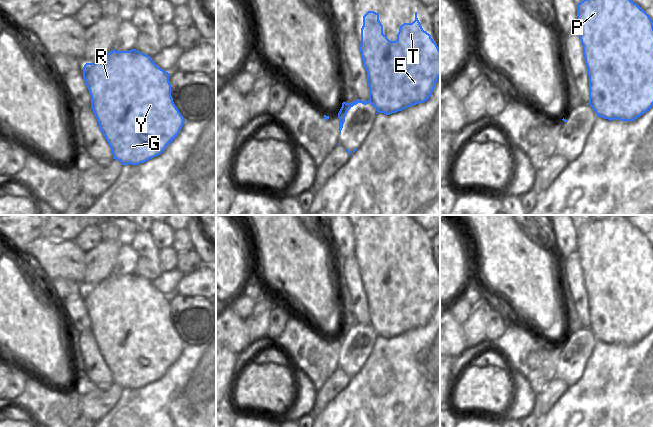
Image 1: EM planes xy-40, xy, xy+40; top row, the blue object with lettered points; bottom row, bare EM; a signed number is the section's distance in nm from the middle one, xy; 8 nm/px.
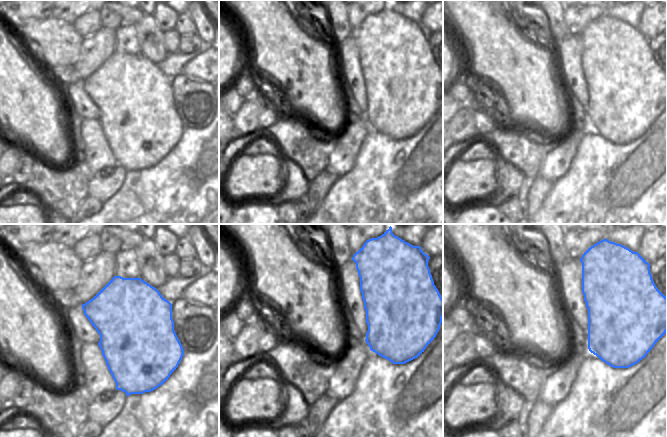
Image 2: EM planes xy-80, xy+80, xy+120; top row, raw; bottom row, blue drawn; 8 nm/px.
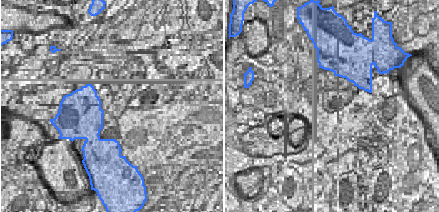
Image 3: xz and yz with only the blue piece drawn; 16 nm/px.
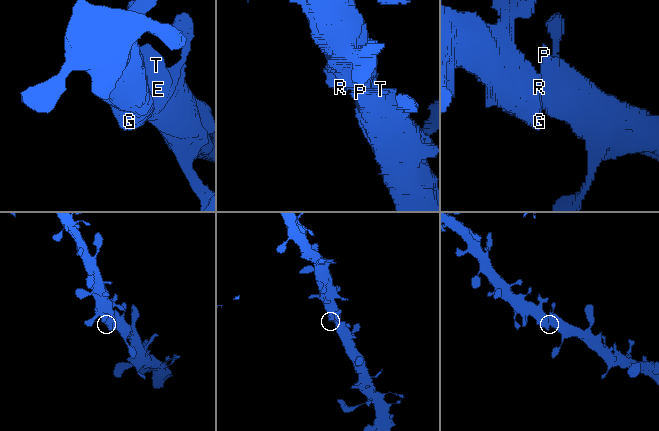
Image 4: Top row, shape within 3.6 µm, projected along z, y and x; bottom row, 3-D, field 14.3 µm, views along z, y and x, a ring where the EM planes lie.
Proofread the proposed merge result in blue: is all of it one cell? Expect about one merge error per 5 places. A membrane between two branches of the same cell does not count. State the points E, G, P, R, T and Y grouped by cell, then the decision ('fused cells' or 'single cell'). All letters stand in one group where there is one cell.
groups E G P R T Y; single cell

